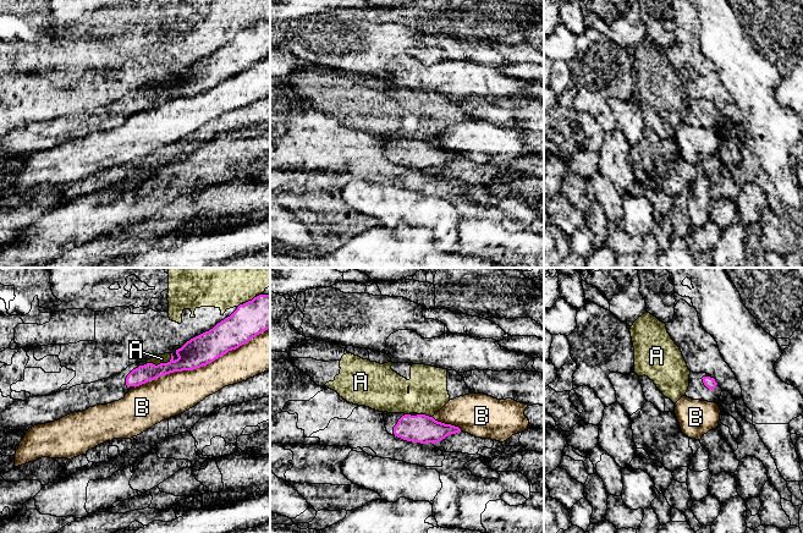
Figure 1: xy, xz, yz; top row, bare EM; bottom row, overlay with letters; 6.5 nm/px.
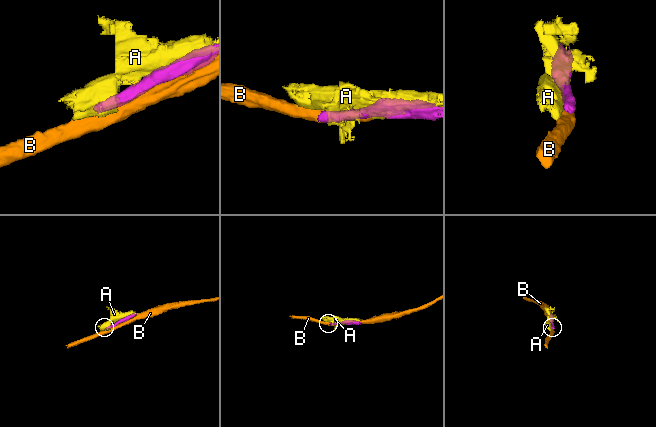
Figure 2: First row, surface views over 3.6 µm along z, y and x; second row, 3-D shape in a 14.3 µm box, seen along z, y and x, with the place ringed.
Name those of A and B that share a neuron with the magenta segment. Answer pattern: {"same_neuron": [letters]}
{"same_neuron": []}

